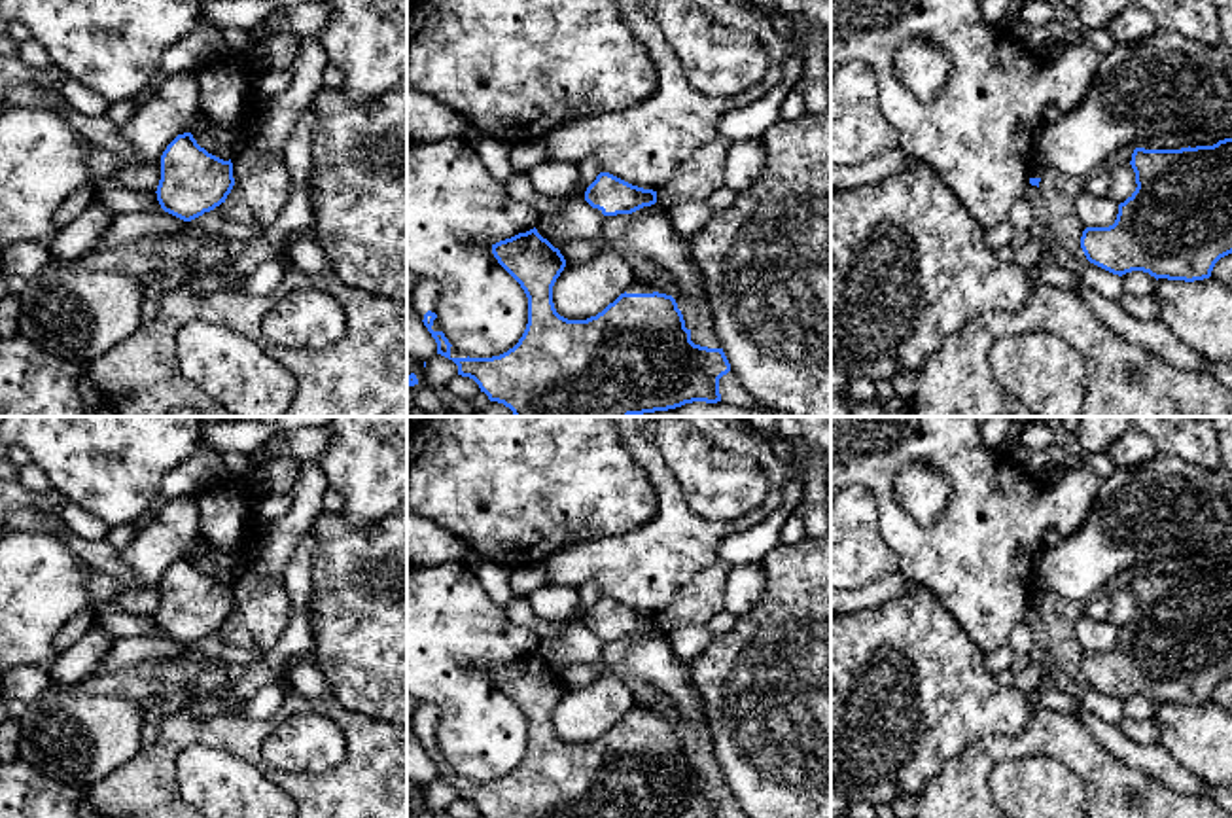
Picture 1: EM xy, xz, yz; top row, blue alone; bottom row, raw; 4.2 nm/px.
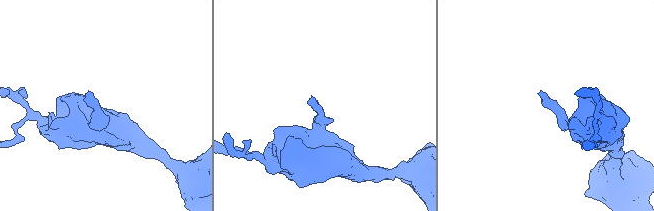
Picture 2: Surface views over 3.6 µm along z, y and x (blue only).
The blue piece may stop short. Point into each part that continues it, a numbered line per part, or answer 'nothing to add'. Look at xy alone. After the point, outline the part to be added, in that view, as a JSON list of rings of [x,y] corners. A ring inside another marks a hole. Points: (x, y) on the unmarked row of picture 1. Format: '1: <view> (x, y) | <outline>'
nothing to add

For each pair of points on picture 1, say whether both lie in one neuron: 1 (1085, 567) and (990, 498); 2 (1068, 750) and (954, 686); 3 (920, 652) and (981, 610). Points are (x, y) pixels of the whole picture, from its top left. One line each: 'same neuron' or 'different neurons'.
1: different neurons
2: different neurons
3: different neurons

